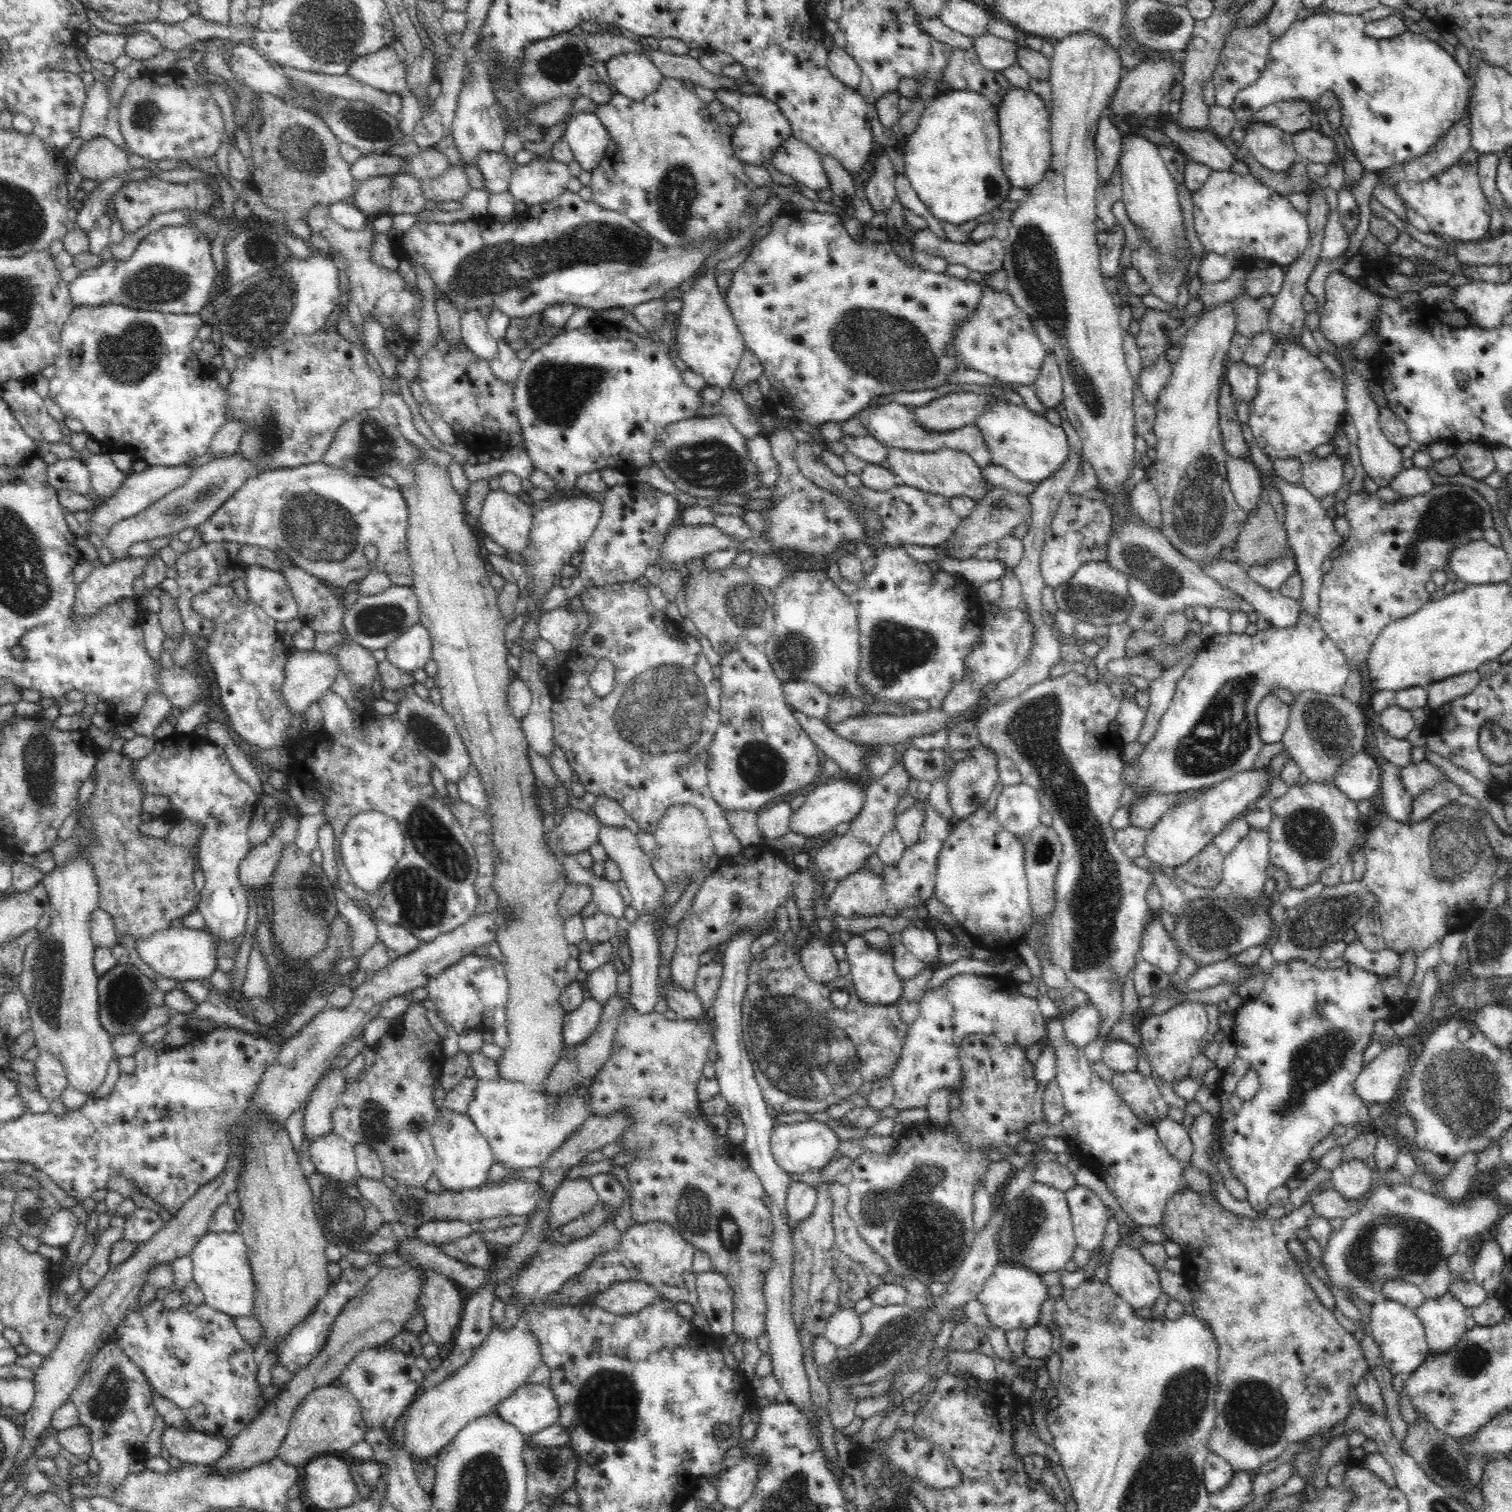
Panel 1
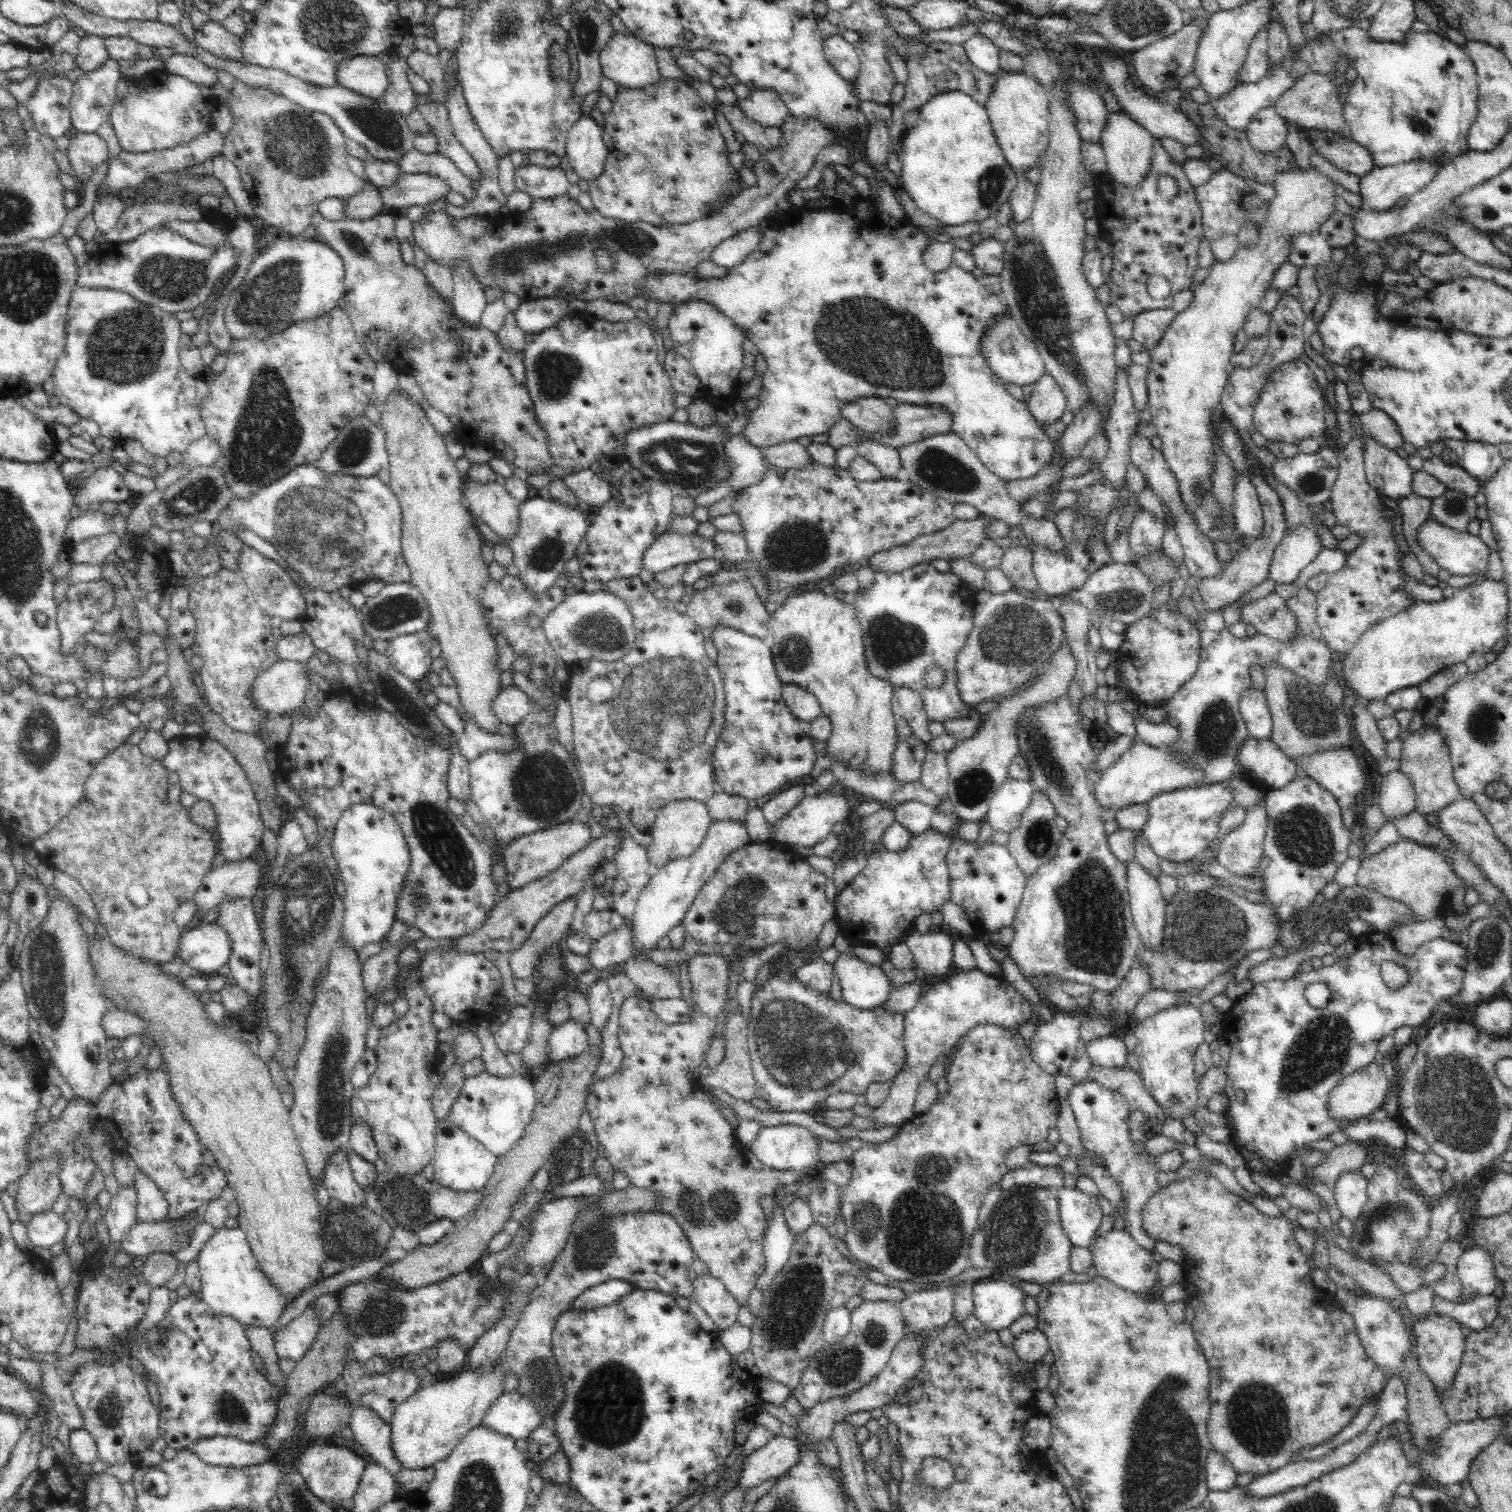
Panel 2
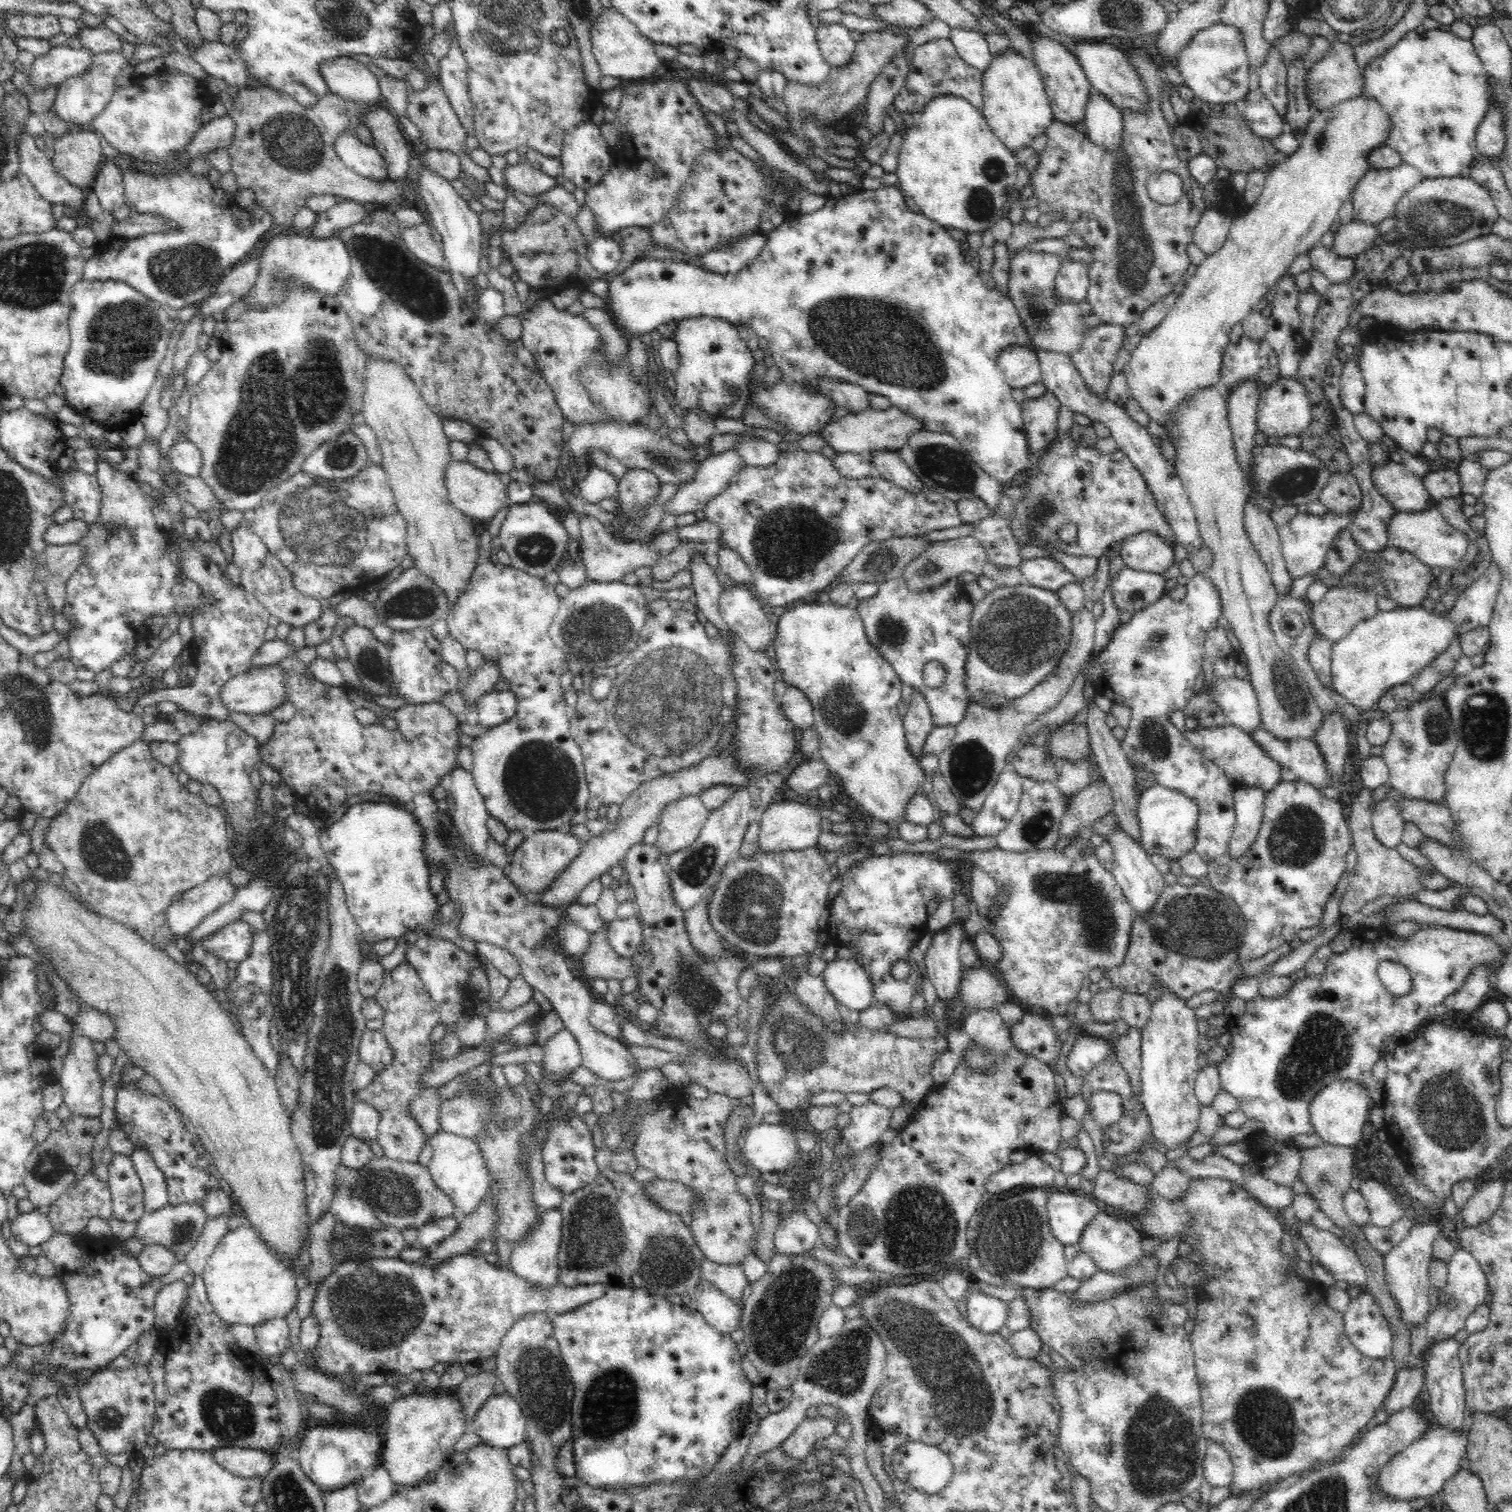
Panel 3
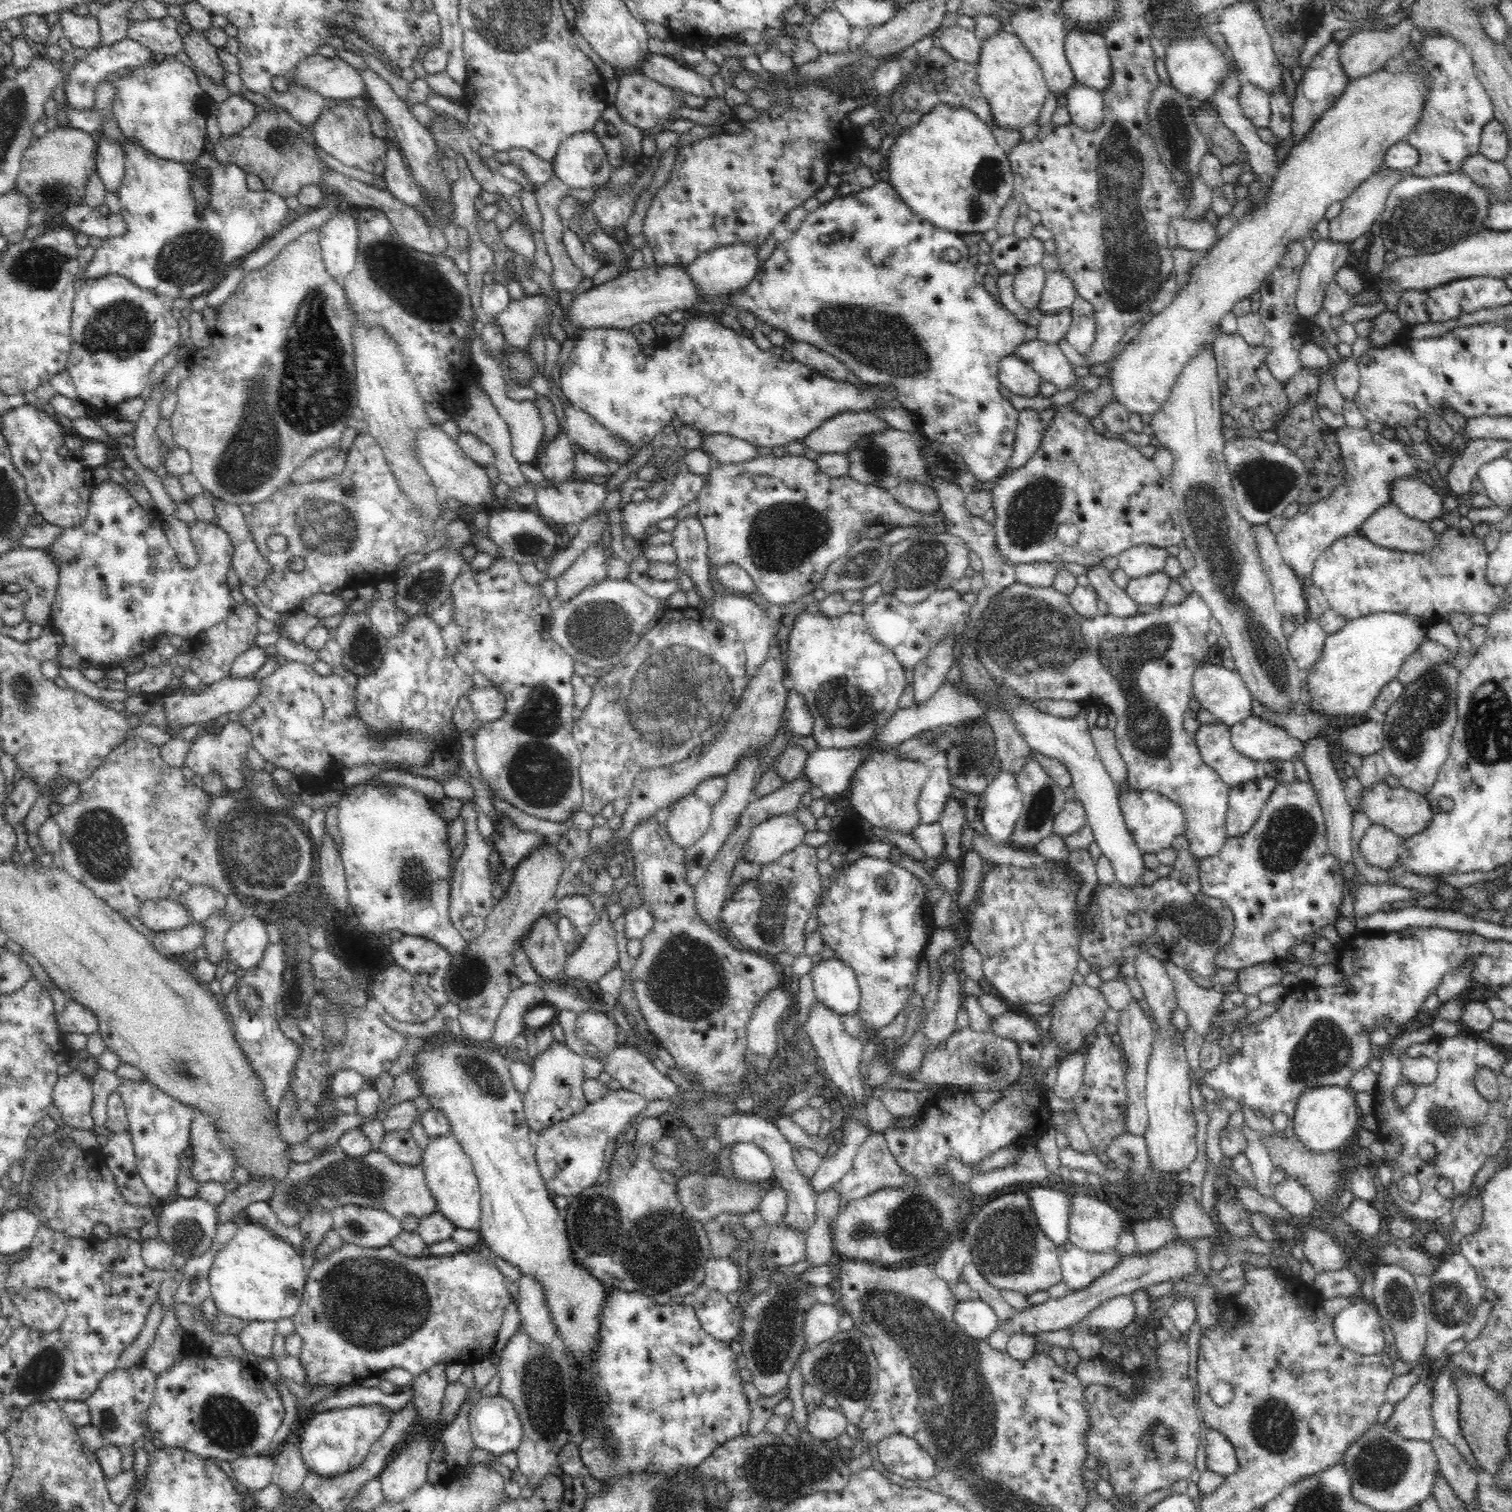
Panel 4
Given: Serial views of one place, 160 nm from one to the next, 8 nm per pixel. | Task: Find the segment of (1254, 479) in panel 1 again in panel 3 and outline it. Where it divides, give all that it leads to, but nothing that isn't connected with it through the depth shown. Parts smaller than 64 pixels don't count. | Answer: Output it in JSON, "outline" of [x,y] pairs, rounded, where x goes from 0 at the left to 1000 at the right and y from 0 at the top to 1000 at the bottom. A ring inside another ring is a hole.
{"outline":[[[826,329],[822,339],[823,351],[831,366],[839,377],[845,395],[851,395],[855,383],[848,368],[845,347],[841,344],[839,340],[833,337]]]}

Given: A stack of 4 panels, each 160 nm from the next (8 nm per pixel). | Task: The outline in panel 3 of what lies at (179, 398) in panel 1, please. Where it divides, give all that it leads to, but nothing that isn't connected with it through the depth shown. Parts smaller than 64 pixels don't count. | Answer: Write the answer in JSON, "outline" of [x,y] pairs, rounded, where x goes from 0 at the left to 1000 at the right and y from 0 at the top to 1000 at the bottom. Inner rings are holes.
{"outline":[[[56,184],[53,185],[49,189],[47,193],[47,202],[48,205],[45,212],[45,218],[46,220],[46,229],[44,235],[42,235],[42,239],[41,242],[41,246],[40,246],[40,251],[38,254],[42,257],[42,263],[46,269],[49,269],[49,271],[52,272],[55,275],[58,275],[61,278],[65,278],[67,282],[73,284],[78,284],[81,286],[81,283],[85,278],[88,278],[91,276],[96,263],[104,250],[104,243],[107,239],[109,239],[112,237],[111,226],[112,226],[112,222],[116,220],[115,212],[111,209],[111,204],[108,202],[106,202],[93,194],[93,193],[89,192],[86,188],[81,186],[59,186]]]}

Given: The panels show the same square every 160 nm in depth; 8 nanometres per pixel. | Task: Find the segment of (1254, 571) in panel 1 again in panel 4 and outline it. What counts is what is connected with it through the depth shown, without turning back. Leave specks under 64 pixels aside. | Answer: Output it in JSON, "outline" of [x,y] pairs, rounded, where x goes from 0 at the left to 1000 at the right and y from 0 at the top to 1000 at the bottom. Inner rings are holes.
{"outline":[[[889,281],[883,284],[883,288],[886,293],[888,305],[890,308],[890,319],[880,328],[868,333],[864,339],[859,339],[856,343],[851,343],[848,351],[843,353],[850,372],[854,375],[857,382],[860,384],[868,381],[870,370],[884,356],[896,353],[910,337],[920,332],[920,322],[923,318],[935,315],[938,311],[944,312],[950,304],[948,293],[937,294],[934,292],[937,300],[937,303],[935,303],[929,300],[928,294],[923,290],[915,290],[914,287],[908,287],[904,283]]]}

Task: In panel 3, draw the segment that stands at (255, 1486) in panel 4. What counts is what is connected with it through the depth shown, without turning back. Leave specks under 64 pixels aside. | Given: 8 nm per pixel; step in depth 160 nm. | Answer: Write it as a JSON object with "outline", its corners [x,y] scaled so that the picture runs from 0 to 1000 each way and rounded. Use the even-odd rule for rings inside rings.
{"outline":[[[149,956],[143,958],[140,962],[145,970],[161,978],[173,978],[181,968],[180,962],[173,958]]]}

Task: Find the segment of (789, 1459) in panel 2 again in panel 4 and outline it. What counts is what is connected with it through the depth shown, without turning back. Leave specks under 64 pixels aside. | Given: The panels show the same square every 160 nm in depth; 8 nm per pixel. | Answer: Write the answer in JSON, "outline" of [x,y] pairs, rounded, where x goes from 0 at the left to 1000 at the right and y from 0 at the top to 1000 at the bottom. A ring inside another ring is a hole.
{"outline":[[[545,930],[536,934],[534,940],[533,940],[533,946],[536,951],[548,954],[559,948],[560,942],[561,940],[556,933],[549,933]]]}

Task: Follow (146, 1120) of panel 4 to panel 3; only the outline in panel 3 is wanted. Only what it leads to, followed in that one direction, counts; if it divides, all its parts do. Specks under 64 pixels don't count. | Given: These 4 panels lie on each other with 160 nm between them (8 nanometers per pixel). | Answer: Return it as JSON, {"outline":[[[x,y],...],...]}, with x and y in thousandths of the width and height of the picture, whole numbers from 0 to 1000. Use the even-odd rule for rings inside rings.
{"outline":[[[91,759],[87,761],[86,765],[95,784],[96,802],[99,803],[112,797],[111,784],[108,776],[103,772],[101,764],[97,760]]]}

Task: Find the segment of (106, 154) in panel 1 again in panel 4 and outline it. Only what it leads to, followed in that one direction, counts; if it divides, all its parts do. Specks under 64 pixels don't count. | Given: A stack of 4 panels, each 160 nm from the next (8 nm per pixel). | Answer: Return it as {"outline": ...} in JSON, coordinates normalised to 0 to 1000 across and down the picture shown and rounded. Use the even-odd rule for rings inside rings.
{"outline":[[[48,83],[38,84],[31,87],[28,91],[22,91],[15,101],[15,111],[10,122],[11,126],[19,130],[21,139],[30,138],[32,140],[41,140],[44,139],[44,135],[50,135],[56,132],[58,118],[63,113],[63,91]]]}

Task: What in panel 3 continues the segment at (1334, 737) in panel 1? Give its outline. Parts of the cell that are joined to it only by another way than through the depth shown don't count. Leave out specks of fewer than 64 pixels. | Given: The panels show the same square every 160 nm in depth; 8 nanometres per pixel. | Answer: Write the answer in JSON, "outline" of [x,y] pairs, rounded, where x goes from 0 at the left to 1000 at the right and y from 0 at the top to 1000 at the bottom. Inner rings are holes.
{"outline":[[[803,255],[788,261],[774,275],[776,281],[772,284],[772,290],[778,294],[778,313],[786,327],[796,360],[802,364],[802,374],[796,380],[807,391],[809,407],[820,423],[820,434],[825,438],[833,464],[834,481],[847,490],[869,489],[874,483],[876,472],[870,466],[864,449],[847,430],[839,413],[839,406],[845,393],[823,349],[825,319],[817,302],[812,275],[811,261],[808,256]]]}

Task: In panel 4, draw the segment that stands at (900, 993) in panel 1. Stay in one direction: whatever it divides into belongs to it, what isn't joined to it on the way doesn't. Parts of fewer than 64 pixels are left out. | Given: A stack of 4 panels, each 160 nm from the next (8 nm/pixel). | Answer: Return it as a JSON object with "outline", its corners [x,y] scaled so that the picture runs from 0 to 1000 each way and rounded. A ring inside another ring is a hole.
{"outline":[[[549,634],[538,638],[536,643],[538,660],[554,671],[562,671],[567,669],[570,655],[563,640],[554,634]]]}

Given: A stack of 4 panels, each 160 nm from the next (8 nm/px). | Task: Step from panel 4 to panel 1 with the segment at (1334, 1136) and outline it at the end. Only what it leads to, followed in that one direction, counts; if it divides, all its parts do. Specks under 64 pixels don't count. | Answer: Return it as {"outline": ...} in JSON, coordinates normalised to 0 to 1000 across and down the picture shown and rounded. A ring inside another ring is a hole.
{"outline":[[[919,690],[913,697],[901,705],[897,716],[896,720],[901,730],[906,729],[918,729],[925,720],[933,704],[933,696],[929,690]]]}

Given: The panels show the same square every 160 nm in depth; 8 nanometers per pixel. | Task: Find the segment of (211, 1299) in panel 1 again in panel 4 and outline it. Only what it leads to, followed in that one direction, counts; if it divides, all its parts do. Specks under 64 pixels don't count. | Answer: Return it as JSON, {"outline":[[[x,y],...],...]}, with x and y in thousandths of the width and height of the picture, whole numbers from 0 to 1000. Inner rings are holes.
{"outline":[[[166,808],[157,812],[156,816],[143,828],[138,841],[138,857],[146,868],[161,874],[184,874],[194,871],[200,859],[203,842],[197,825],[187,821],[176,811]]]}

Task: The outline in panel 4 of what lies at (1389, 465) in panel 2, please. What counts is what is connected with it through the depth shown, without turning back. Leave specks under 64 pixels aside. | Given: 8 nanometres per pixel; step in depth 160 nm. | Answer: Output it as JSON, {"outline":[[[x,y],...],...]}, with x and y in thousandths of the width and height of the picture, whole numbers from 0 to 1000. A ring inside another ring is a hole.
{"outline":[[[935,315],[923,318],[920,322],[919,331],[927,339],[939,345],[953,343],[954,340],[953,328],[946,321]]]}

